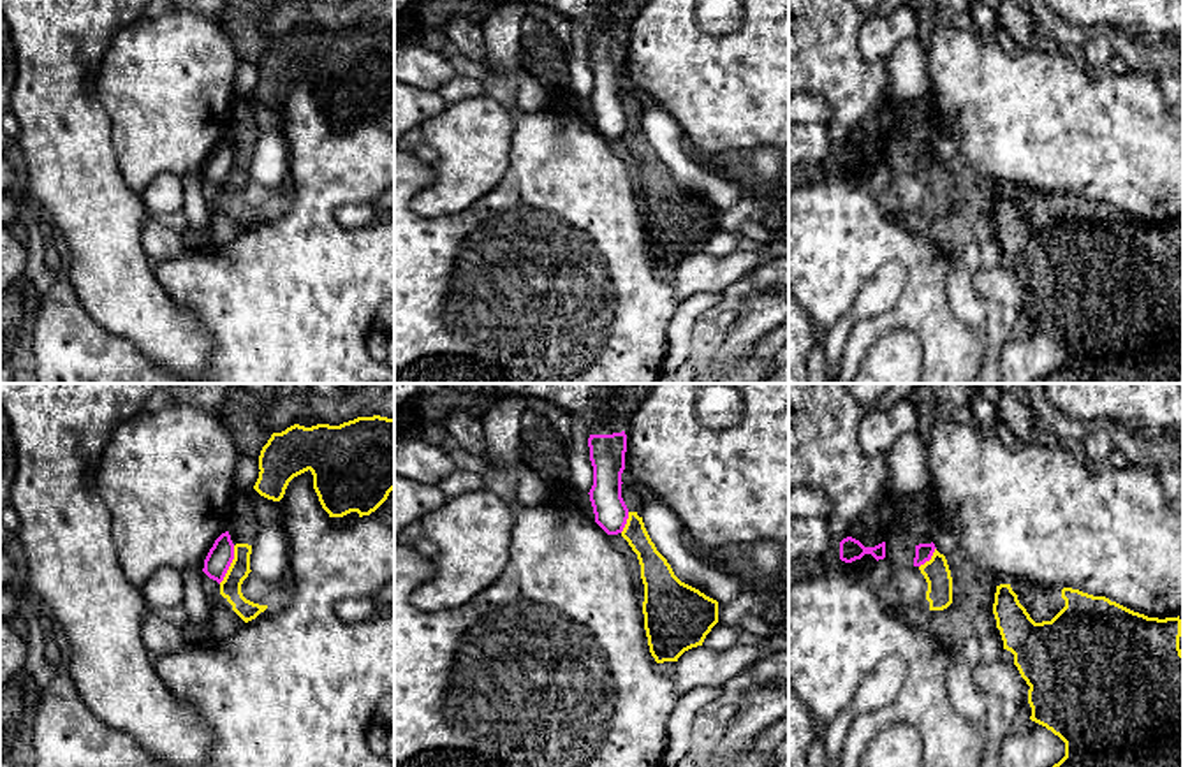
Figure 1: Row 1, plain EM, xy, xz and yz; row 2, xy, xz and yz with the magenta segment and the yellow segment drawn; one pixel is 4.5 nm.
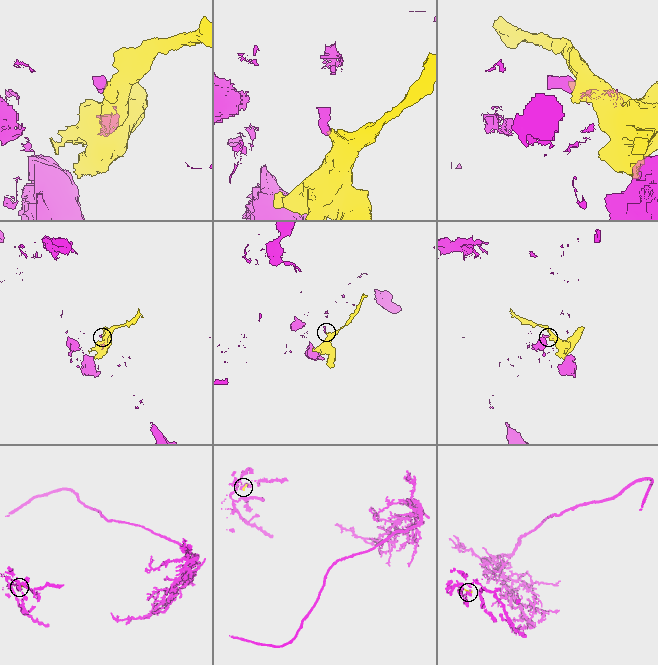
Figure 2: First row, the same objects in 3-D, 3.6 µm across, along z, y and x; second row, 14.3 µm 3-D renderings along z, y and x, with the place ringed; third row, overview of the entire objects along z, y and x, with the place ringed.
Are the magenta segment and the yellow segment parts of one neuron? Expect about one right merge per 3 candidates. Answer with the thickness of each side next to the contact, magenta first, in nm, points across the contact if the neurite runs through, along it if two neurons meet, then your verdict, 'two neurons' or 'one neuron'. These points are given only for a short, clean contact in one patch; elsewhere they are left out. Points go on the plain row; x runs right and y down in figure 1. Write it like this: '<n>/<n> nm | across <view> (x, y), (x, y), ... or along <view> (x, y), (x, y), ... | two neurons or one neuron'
120/100 nm | along xy (235, 152), (231, 171), (219, 189) | two neurons

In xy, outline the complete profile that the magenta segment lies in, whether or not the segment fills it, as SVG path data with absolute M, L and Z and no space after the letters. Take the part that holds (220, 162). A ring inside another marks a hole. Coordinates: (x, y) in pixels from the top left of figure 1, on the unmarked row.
M229 137L222 139L213 153L209 155L202 178L217 186L218 190L224 186L231 169L234 165L234 150L231 146Z

